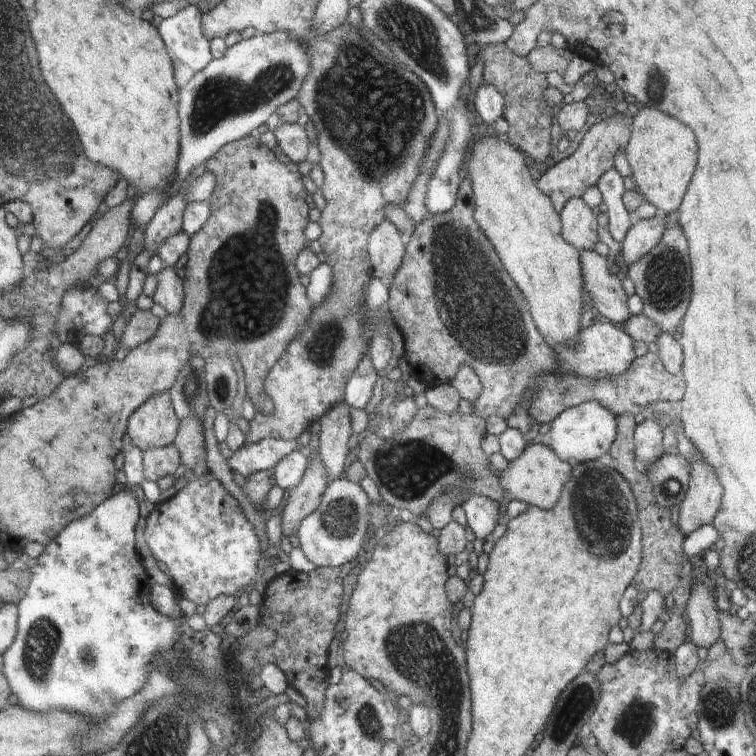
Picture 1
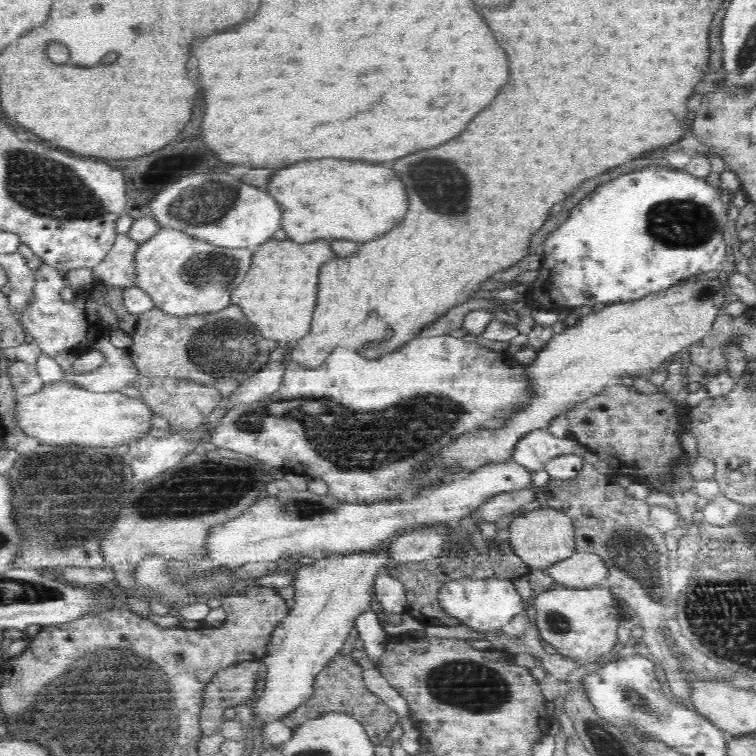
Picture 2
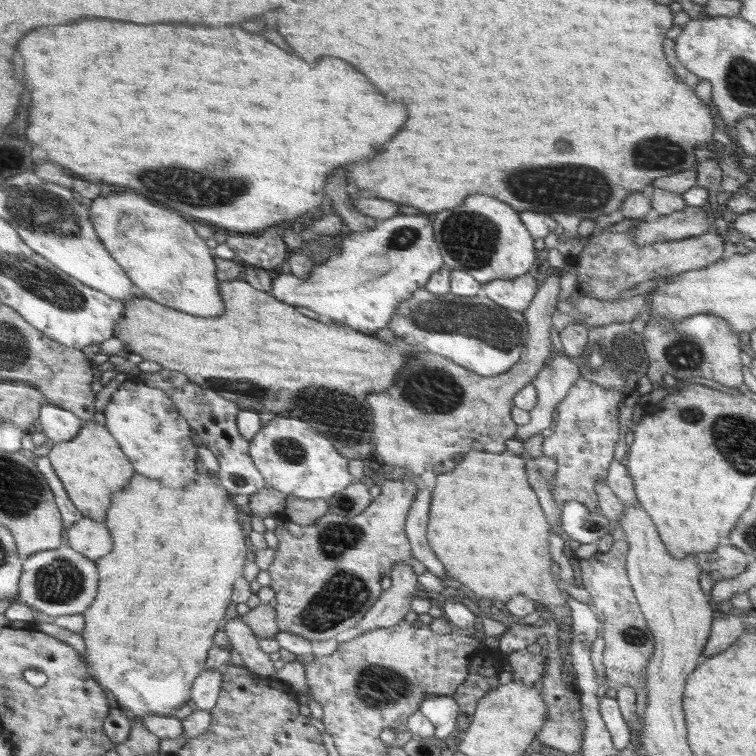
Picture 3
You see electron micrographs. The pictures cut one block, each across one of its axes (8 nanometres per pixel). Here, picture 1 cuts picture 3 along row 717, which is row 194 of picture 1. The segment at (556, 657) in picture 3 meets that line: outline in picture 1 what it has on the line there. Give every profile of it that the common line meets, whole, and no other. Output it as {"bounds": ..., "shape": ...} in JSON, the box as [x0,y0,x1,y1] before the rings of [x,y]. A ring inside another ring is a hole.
{"bounds":[538,112,632,212],"shape":[[[614,112],[612,116],[588,126],[580,146],[568,158],[563,158],[539,177],[538,184],[541,191],[550,197],[558,212],[561,212],[570,199],[581,197],[588,187],[598,184],[606,171],[615,168],[616,152],[625,152],[630,134],[632,134],[632,118],[628,118],[628,114],[624,116]]]}

